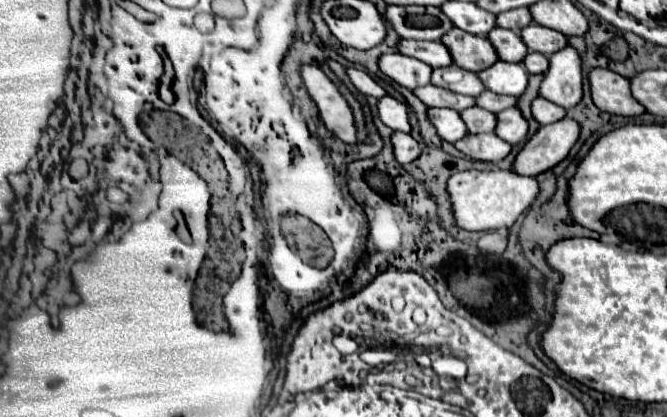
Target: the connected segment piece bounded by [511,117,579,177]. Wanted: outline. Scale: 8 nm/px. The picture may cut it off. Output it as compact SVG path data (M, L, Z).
M561 119L557 123L541 125L539 131L521 147L511 171L517 175L535 177L567 157L579 137L579 123Z

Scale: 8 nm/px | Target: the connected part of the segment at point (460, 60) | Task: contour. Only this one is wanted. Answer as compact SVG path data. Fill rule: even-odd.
M455 27L445 33L445 37L441 37L441 43L447 45L455 65L473 73L479 73L481 69L491 67L495 61L499 61L493 45L485 37L465 33Z

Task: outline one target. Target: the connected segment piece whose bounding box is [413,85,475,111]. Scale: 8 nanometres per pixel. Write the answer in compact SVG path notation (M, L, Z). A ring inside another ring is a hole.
M435 85L417 87L417 89L413 91L413 95L419 97L425 105L445 105L445 107L455 109L455 111L463 111L463 109L475 105L475 99L473 99L473 97L459 95L459 93L453 93L453 91L449 91L449 89L435 87Z

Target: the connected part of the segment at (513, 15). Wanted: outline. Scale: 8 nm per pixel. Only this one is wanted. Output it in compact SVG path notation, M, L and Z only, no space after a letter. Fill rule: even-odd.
M513 9L513 11L507 11L507 13L501 13L497 15L497 27L503 27L503 29L511 29L515 33L519 33L523 27L527 27L531 23L531 15L529 15L529 9Z

